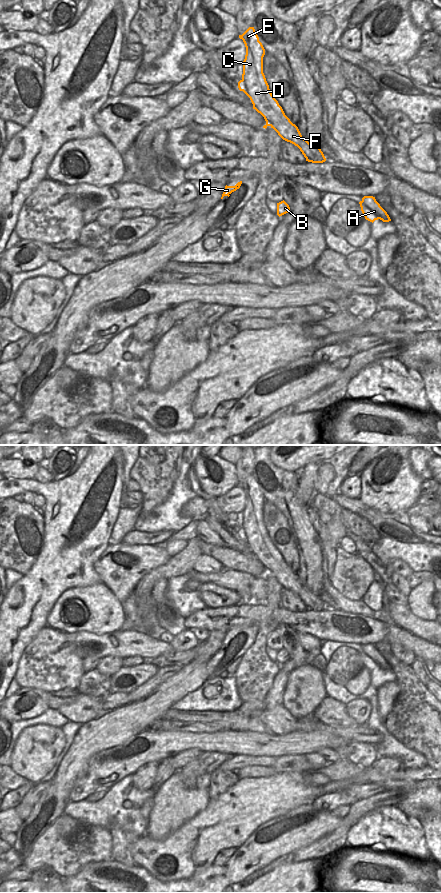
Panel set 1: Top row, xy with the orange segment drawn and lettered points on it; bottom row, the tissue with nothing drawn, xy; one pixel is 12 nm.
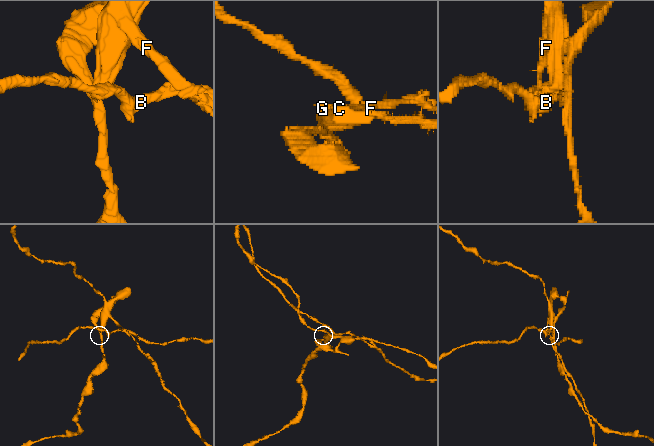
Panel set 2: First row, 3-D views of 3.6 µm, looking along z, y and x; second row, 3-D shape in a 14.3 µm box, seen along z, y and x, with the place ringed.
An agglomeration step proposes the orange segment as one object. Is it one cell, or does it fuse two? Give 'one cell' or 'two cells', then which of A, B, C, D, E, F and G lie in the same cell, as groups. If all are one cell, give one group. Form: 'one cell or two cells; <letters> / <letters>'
two cells; A C D E F G / B

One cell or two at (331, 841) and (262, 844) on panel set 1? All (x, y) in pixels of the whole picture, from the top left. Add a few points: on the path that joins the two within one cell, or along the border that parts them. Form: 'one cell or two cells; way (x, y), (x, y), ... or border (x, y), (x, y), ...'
two cells; border (333, 830), (329, 834), (291, 851)

